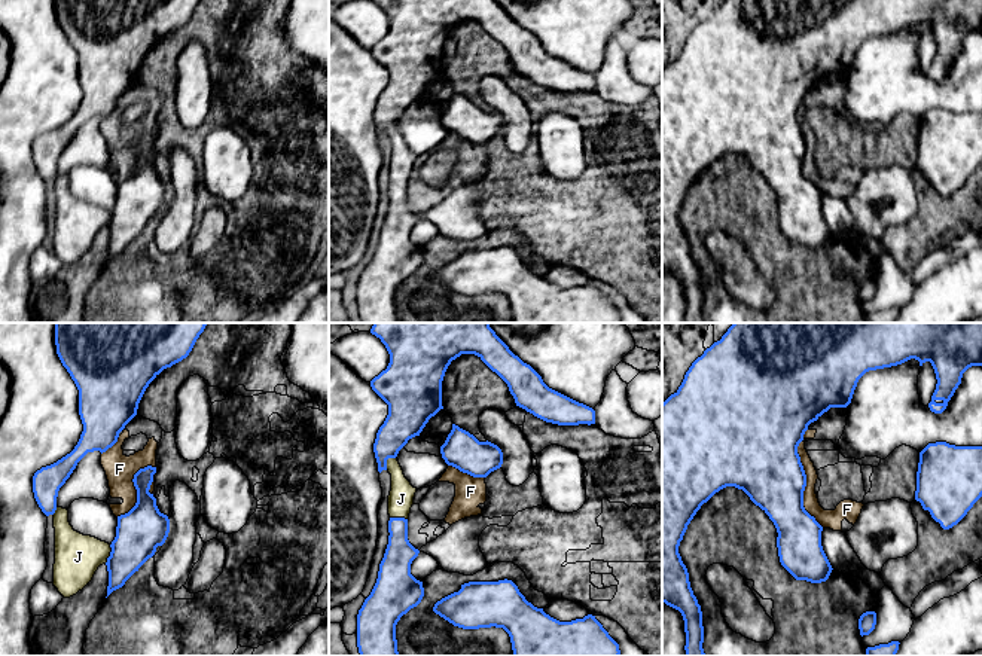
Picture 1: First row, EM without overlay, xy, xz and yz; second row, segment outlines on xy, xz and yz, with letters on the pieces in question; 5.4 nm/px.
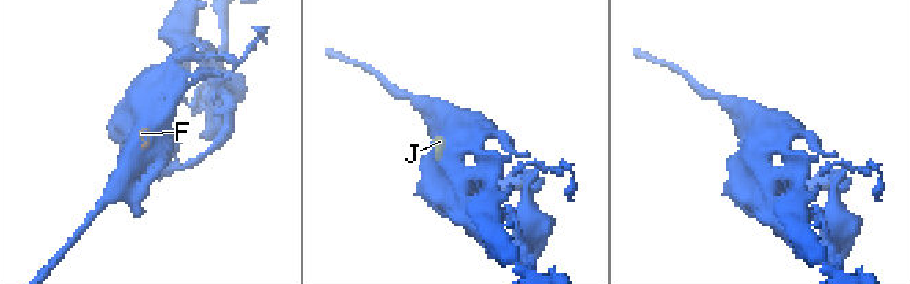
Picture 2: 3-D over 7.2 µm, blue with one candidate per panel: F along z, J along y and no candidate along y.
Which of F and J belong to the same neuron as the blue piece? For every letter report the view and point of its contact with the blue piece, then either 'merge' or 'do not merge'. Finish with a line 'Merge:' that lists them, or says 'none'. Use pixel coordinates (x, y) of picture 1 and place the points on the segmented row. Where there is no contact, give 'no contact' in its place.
F: contact yz (805, 478); do not merge
J: contact xy (110, 554); merge
Merge: J

